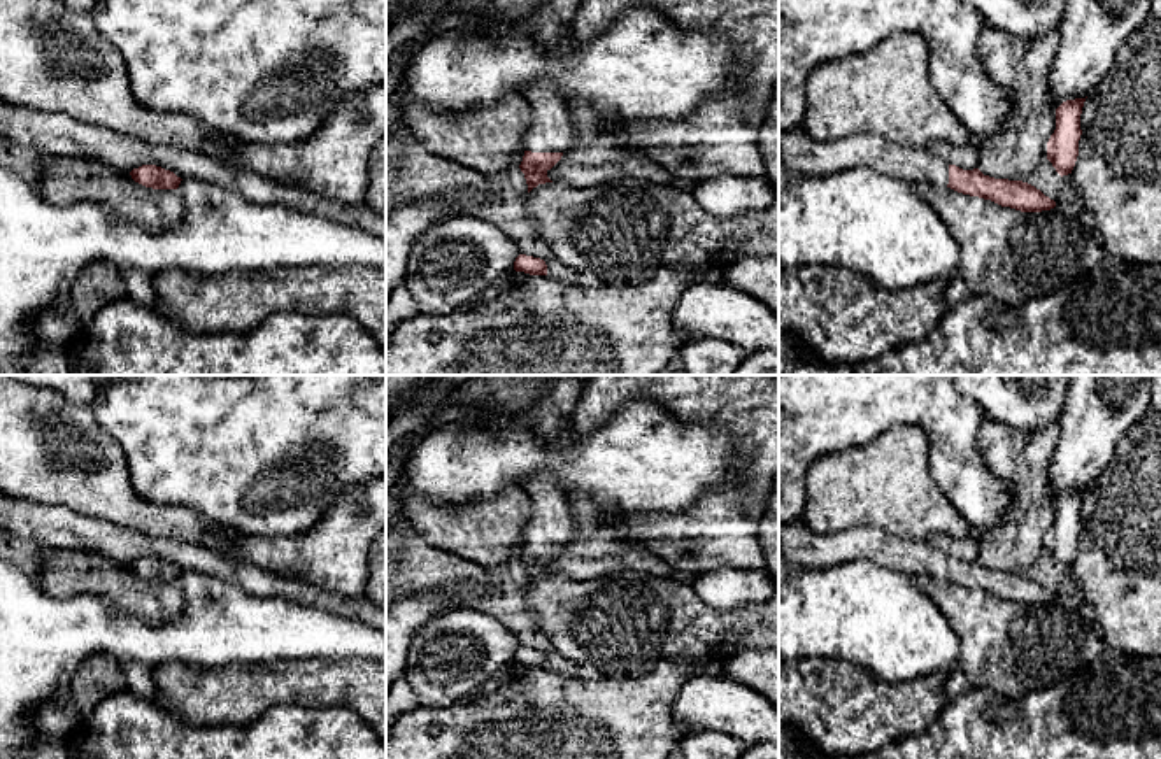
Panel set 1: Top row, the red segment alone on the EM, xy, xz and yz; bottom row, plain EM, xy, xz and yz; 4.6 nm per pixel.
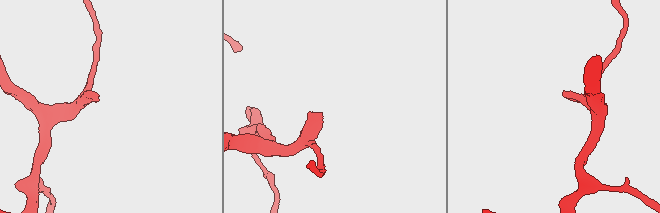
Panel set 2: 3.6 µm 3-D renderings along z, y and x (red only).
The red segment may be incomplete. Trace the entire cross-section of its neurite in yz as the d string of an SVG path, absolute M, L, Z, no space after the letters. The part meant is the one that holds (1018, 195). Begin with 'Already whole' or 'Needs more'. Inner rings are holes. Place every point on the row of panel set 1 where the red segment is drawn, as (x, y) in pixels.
Needs more. M803 126L779 131L779 161L800 177L831 175L854 167L868 167L912 186L919 182L947 186L958 193L1021 212L1042 212L1056 207L1054 200L1028 182L994 179L979 168L963 170L947 165L928 149L903 147L879 135L819 142Z

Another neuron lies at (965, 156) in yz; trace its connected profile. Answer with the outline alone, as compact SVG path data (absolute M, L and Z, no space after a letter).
M935 140L926 147L933 156L944 160L947 165L956 165L963 170L973 170L979 163L979 149L972 144L952 145L944 140Z

